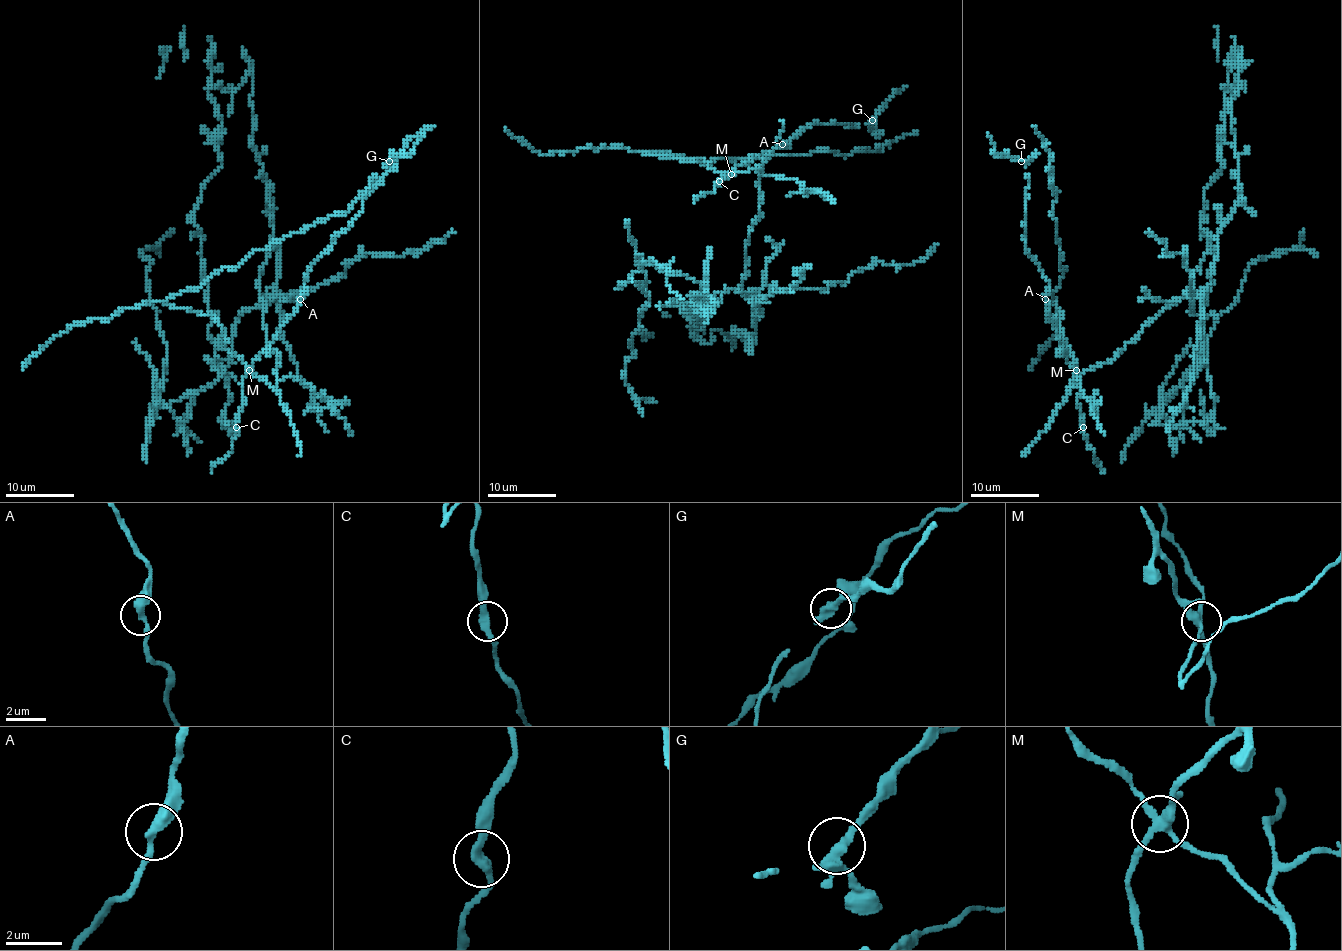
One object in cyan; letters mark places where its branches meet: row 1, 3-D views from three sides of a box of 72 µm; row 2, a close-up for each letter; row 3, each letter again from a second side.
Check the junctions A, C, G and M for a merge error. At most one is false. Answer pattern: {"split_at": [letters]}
{"split_at": ["M"]}

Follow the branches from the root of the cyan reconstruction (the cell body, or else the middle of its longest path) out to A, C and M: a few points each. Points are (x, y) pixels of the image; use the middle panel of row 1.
A: (746, 262), (745, 245), (751, 223), (760, 214), (758, 169), (734, 175), (734, 168), (782, 144)
C: (746, 262), (745, 245), (750, 238), (751, 223), (760, 214), (758, 169), (751, 168), (729, 173), (719, 181)
M: (746, 262), (745, 245), (750, 238), (751, 223), (760, 214), (758, 169), (751, 168), (731, 175)

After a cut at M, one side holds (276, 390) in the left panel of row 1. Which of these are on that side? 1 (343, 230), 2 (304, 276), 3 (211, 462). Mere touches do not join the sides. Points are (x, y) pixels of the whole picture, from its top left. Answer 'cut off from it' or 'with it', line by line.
1: cut off from it
2: cut off from it
3: cut off from it

